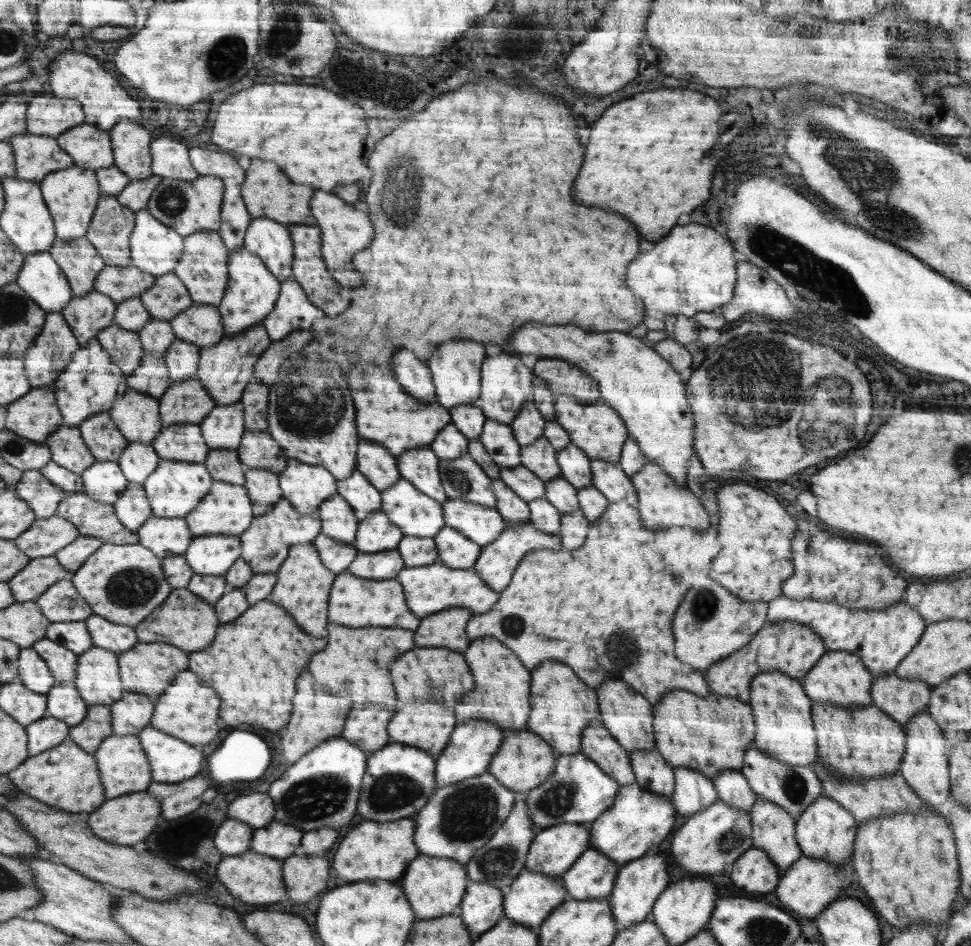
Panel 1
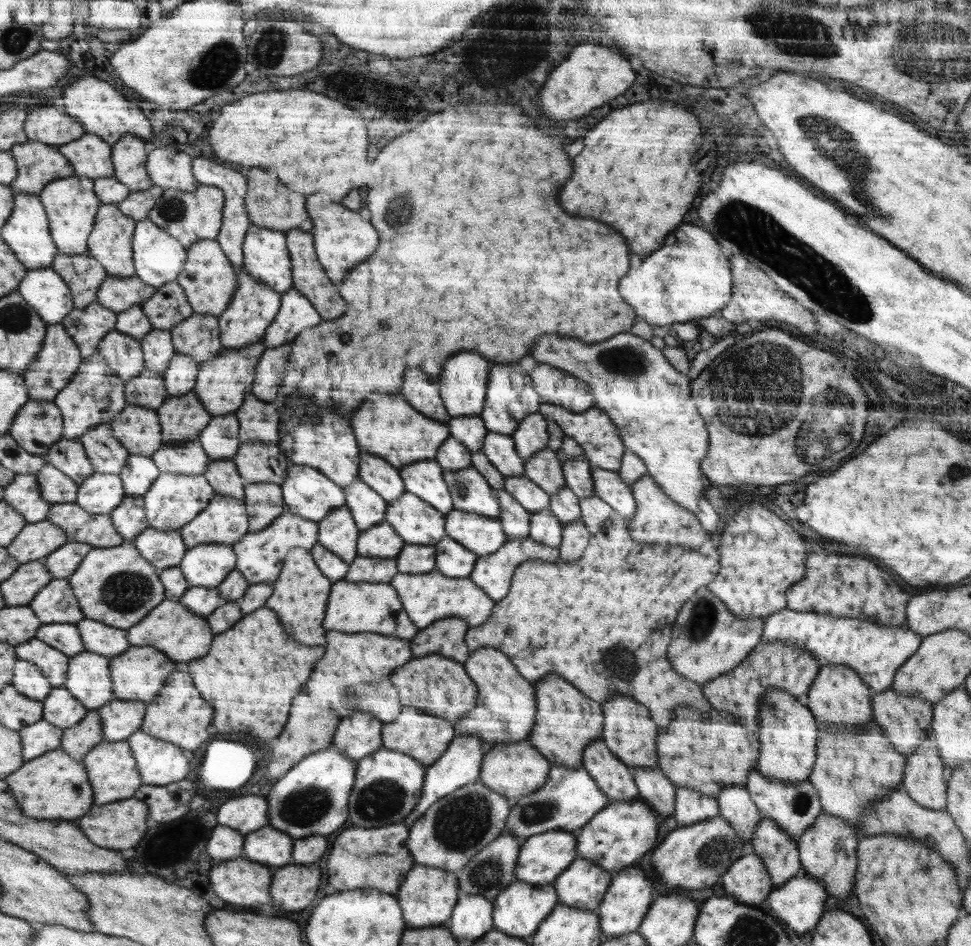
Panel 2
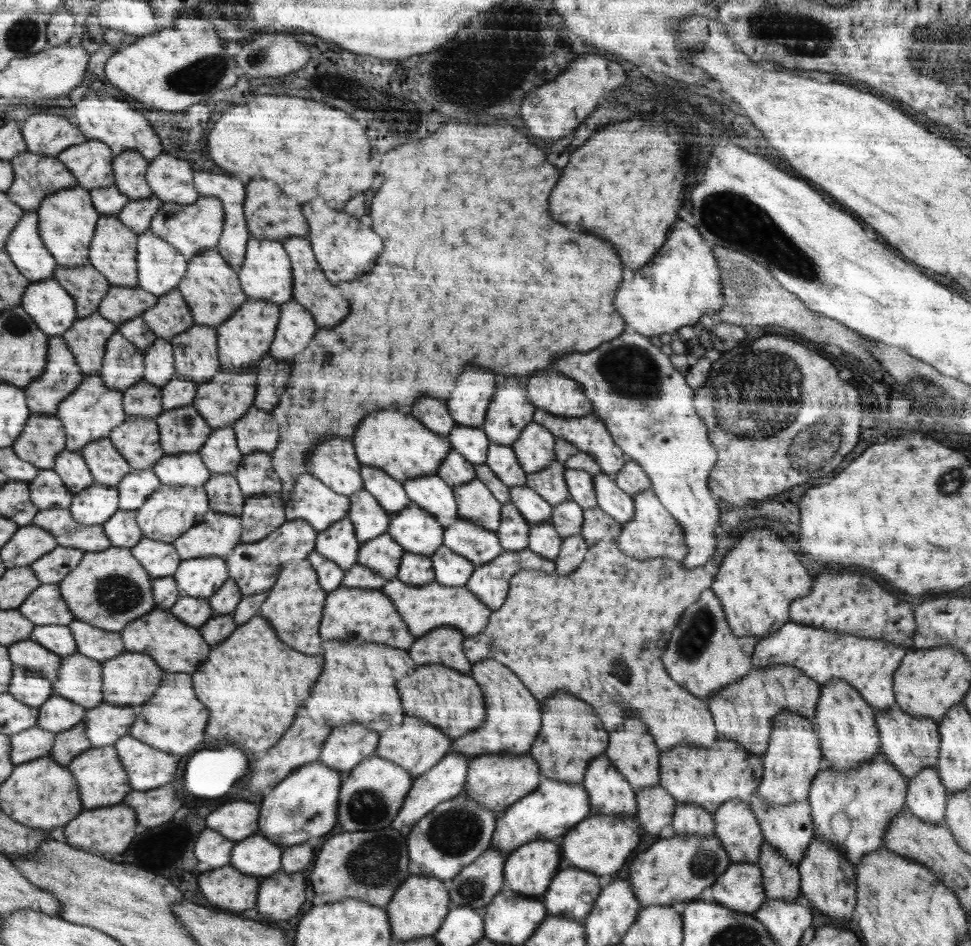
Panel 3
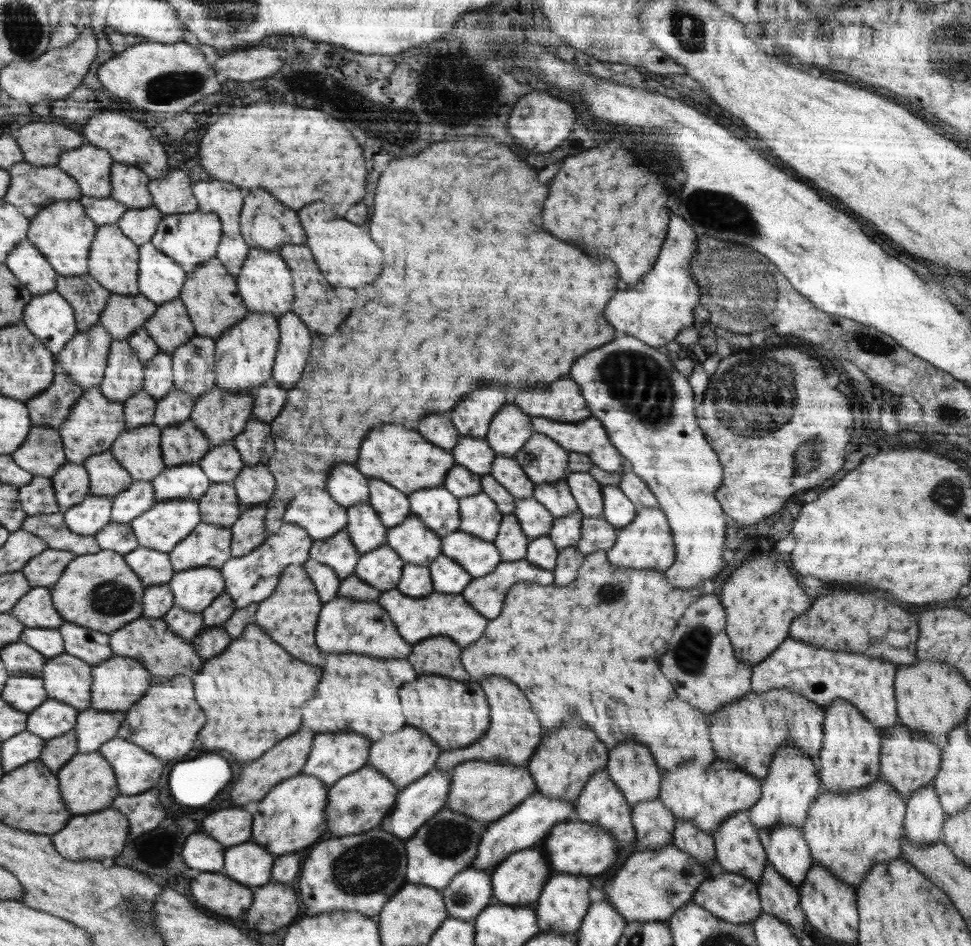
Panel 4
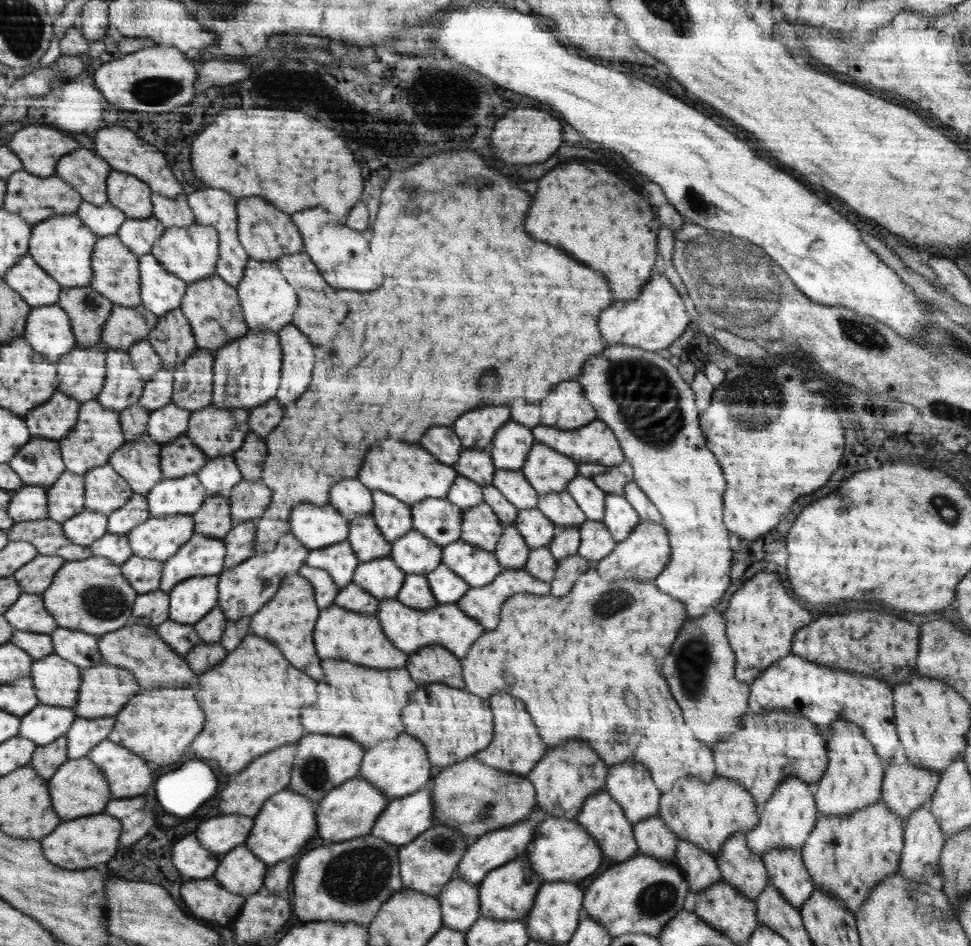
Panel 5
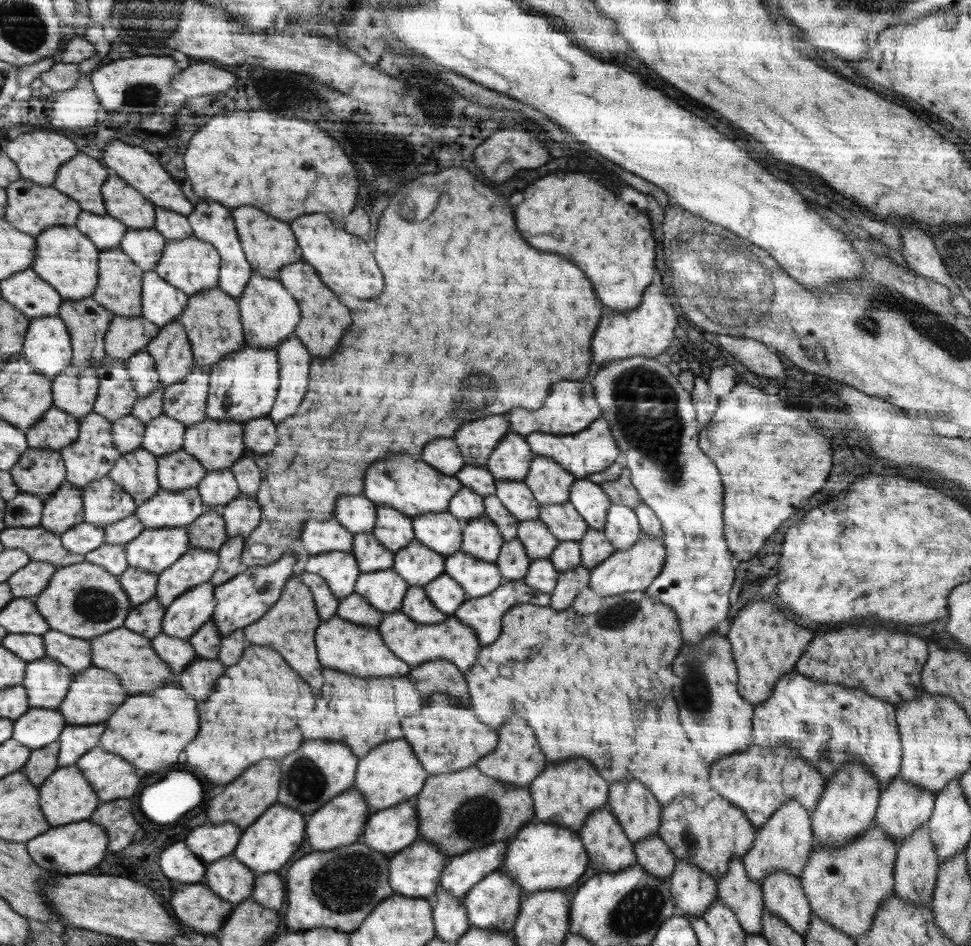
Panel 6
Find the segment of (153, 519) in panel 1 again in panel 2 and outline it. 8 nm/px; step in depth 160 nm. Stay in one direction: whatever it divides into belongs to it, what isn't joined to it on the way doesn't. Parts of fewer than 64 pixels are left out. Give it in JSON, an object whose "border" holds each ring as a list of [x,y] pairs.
{"border":[[[146,527],[132,542],[158,571],[178,566],[187,550],[179,529],[163,531]]]}

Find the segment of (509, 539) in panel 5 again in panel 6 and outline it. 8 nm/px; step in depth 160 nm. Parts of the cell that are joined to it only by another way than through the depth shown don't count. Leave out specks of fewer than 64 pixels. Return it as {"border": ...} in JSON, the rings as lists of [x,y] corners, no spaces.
{"border":[[[514,537],[511,541],[505,541],[501,546],[499,557],[495,563],[504,580],[520,581],[526,576],[531,561],[522,541]]]}

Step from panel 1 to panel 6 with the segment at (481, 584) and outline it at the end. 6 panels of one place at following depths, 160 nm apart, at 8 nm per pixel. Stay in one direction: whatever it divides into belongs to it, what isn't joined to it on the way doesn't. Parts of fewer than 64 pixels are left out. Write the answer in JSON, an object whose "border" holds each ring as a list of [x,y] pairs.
{"border":[[[402,610],[394,611],[386,614],[377,629],[388,648],[404,662],[407,662],[410,667],[431,660],[444,659],[453,662],[466,675],[466,672],[472,670],[471,666],[476,662],[476,657],[482,648],[476,630],[466,623],[460,622],[460,619],[456,618],[454,614],[447,615],[442,622],[424,624],[416,622]]]}

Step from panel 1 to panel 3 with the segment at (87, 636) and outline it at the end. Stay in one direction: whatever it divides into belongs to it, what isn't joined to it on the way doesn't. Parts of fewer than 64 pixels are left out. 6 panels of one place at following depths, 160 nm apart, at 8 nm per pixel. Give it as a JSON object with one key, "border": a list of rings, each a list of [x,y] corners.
{"border":[[[35,625],[34,632],[28,639],[40,643],[62,658],[77,652],[77,646],[68,625]]]}

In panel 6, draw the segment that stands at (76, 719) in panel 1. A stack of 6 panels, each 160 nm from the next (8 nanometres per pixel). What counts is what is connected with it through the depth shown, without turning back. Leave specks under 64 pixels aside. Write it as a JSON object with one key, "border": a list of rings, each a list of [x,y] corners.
{"border":[[[29,708],[15,720],[13,739],[39,749],[57,741],[67,725],[64,714],[56,709]]]}

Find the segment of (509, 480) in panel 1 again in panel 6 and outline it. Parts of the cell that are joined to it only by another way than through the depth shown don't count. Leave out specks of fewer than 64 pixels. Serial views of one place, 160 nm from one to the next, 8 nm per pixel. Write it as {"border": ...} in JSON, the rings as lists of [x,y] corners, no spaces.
{"border":[[[539,518],[519,521],[518,540],[522,541],[526,554],[531,560],[549,558],[559,540],[550,532],[548,525]]]}

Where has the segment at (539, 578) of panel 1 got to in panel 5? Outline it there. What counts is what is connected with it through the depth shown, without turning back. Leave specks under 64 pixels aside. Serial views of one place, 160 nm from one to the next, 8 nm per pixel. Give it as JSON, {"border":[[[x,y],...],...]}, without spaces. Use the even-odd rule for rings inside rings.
{"border":[[[592,561],[589,565],[590,568],[578,578],[566,596],[516,593],[516,598],[508,600],[498,628],[484,634],[484,638],[472,646],[472,654],[462,658],[466,690],[478,698],[488,698],[498,690],[524,698],[548,746],[560,746],[572,738],[590,742],[588,746],[600,755],[607,768],[628,759],[638,759],[640,764],[648,767],[661,793],[669,791],[678,778],[686,776],[698,777],[709,783],[716,776],[712,752],[708,746],[702,746],[694,738],[694,732],[686,726],[666,678],[658,672],[662,658],[652,654],[656,646],[672,646],[682,620],[686,620],[686,605],[662,592],[654,581],[640,582],[636,578],[602,580],[596,570],[597,563]],[[626,694],[636,696],[636,700],[626,702]],[[638,746],[640,752],[636,752]]]}

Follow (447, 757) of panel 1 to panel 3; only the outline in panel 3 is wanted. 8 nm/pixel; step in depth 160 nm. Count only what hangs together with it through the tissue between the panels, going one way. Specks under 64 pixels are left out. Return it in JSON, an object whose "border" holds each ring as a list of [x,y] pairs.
{"border":[[[452,751],[448,752],[448,758],[443,758],[440,761],[440,766],[436,766],[436,770],[432,770],[432,774],[423,774],[420,777],[414,778],[413,789],[405,798],[402,810],[396,815],[396,819],[391,822],[391,827],[400,830],[402,834],[410,834],[414,825],[422,821],[432,810],[435,810],[436,805],[441,802],[458,797],[465,788],[469,772],[468,757],[462,753]]]}

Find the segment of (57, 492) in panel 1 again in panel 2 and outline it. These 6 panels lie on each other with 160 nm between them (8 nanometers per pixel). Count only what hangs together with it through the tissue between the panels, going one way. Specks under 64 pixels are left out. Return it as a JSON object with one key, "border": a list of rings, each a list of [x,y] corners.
{"border":[[[35,474],[15,475],[14,480],[3,487],[3,491],[2,501],[6,501],[20,511],[28,523],[47,518],[52,504],[40,496],[40,485]]]}

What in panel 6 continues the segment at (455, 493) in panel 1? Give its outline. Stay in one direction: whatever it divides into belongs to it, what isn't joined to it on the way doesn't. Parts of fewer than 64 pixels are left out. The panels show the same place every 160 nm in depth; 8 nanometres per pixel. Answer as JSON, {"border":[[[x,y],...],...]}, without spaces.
{"border":[[[484,514],[468,519],[468,526],[463,530],[461,551],[494,563],[504,543],[498,527]]]}

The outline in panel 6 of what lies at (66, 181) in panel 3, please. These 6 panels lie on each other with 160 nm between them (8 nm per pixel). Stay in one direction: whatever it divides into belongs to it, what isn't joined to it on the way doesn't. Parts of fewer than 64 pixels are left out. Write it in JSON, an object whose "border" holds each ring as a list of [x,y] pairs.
{"border":[[[18,179],[6,187],[7,212],[6,222],[20,232],[26,232],[34,237],[40,236],[44,230],[54,226],[74,226],[82,211],[75,199],[68,198],[68,195],[56,190],[54,185],[42,186],[28,179]]]}

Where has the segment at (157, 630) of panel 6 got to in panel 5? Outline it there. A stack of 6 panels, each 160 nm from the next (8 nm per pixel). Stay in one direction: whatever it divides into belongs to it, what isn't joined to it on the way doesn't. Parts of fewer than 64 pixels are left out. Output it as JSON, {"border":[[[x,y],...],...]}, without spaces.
{"border":[[[162,589],[138,594],[130,624],[155,629],[169,619],[169,594]]]}

